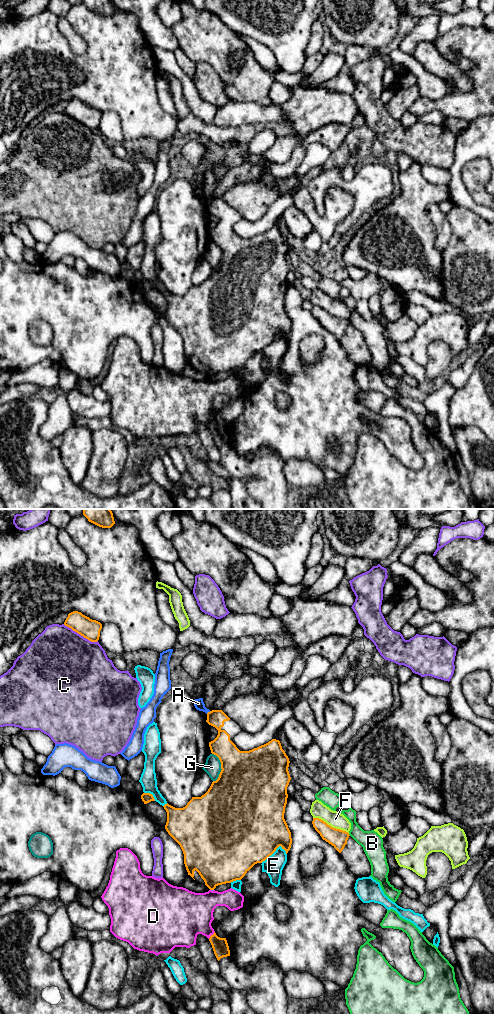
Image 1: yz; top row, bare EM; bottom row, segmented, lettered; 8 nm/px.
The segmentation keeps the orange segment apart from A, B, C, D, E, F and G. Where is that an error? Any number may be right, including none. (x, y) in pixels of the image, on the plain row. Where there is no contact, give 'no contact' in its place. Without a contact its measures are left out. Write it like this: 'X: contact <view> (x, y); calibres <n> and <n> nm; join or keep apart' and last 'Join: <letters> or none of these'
A: contact yz (208, 200); calibres 140 and 80 nm; keep apart
B: contact yz (348, 322); calibres 150 and 170 nm; keep apart
C: contact yz (80, 122); calibres 160 and 500 nm; keep apart
D: contact yz (211, 423); calibres 130 and 360 nm; keep apart
E: contact yz (273, 340); calibres 500 and 160 nm; keep apart
F: contact yz (330, 314); calibres 150 and 130 nm; keep apart
G: contact yz (221, 255); calibres 480 and 140 nm; keep apart
Join: none of these

